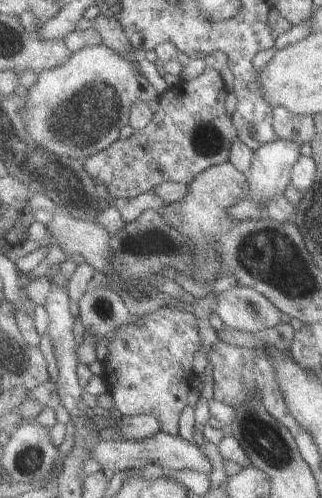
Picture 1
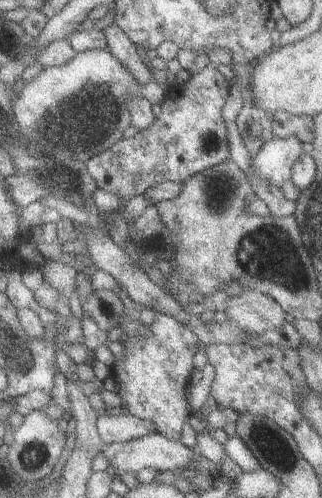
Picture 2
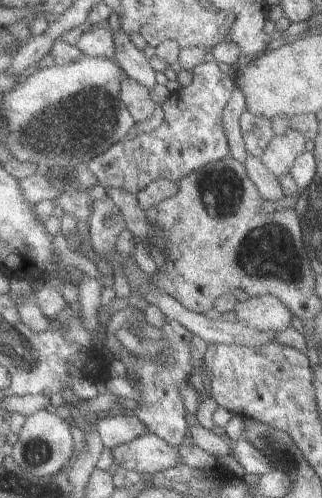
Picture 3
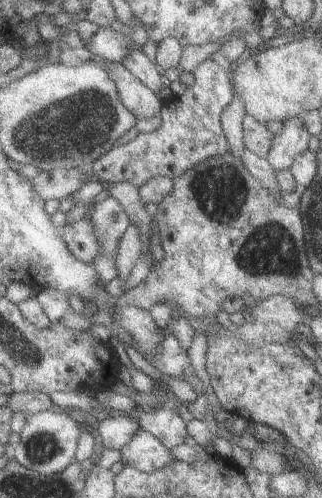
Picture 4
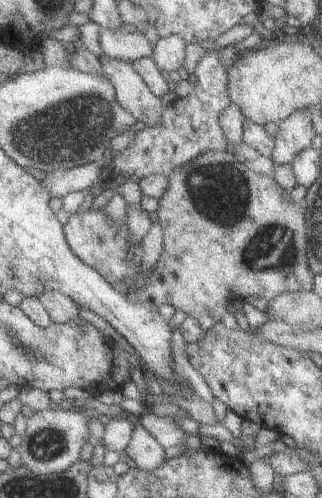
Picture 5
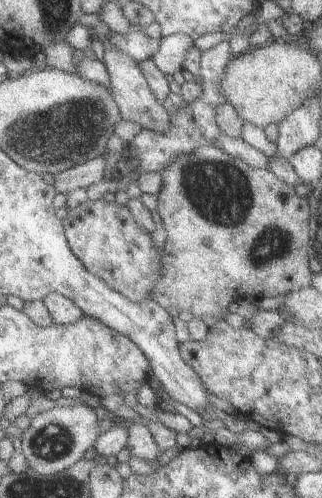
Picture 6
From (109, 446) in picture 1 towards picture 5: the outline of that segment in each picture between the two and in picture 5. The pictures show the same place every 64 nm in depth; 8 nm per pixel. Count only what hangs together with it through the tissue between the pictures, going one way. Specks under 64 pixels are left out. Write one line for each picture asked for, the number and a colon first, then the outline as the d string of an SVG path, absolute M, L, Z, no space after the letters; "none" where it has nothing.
2: M151 432L145 438L105 446L101 454L107 454L115 472L137 472L141 468L153 468L155 472L187 470L197 448L187 448L163 434Z
3: M143 434L129 444L113 448L117 464L123 470L135 470L141 474L157 474L169 470L181 462L179 450L157 434Z
4: M139 430L135 434L135 438L121 450L123 454L123 464L125 466L133 466L137 470L143 472L157 472L163 470L165 466L173 464L173 456L169 452L171 448L165 446L165 442L161 442L161 438L153 436L147 430Z
5: M137 422L133 438L131 438L125 452L137 464L139 470L153 472L167 462L165 460L165 450L167 448L141 422Z

